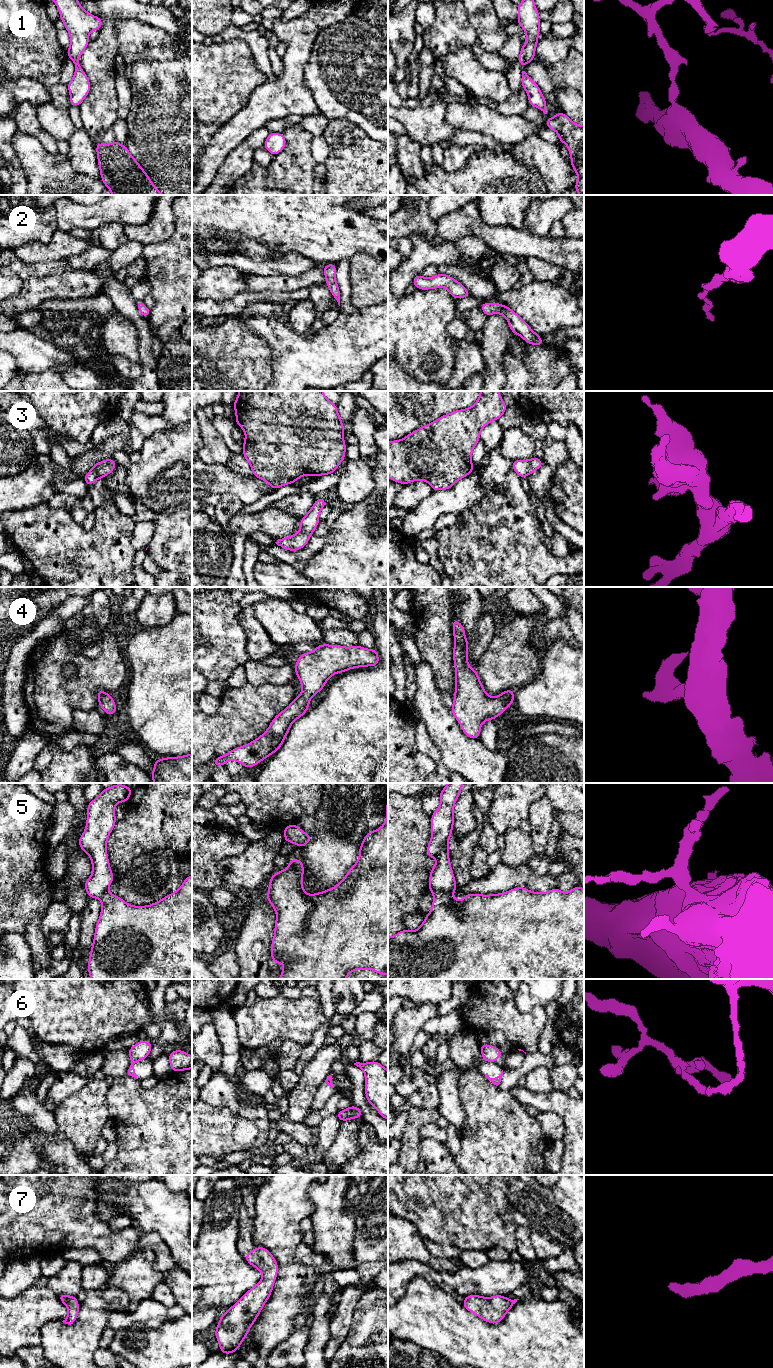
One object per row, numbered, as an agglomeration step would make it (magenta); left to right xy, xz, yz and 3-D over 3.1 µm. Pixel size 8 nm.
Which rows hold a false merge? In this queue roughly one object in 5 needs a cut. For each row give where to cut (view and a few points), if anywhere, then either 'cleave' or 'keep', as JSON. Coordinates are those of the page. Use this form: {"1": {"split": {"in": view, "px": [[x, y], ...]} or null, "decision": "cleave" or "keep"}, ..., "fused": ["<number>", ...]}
{"1": {"split": null, "decision": "keep"}, "2": {"split": null, "decision": "keep"}, "3": {"split": null, "decision": "keep"}, "4": {"split": null, "decision": "keep"}, "5": {"split": null, "decision": "keep"}, "6": {"split": {"in": "xy", "px": [[132, 1060], [135, 1061]]}, "decision": "cleave"}, "7": {"split": null, "decision": "keep"}, "fused": ["6"]}

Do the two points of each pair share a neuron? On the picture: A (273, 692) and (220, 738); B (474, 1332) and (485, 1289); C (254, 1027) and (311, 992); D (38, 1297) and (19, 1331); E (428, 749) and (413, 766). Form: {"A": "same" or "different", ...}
{"A": "same", "B": "different", "C": "different", "D": "same", "E": "different"}

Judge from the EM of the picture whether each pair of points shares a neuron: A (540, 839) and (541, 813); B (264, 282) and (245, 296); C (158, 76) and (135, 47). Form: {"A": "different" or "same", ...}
{"A": "same", "B": "different", "C": "same"}

